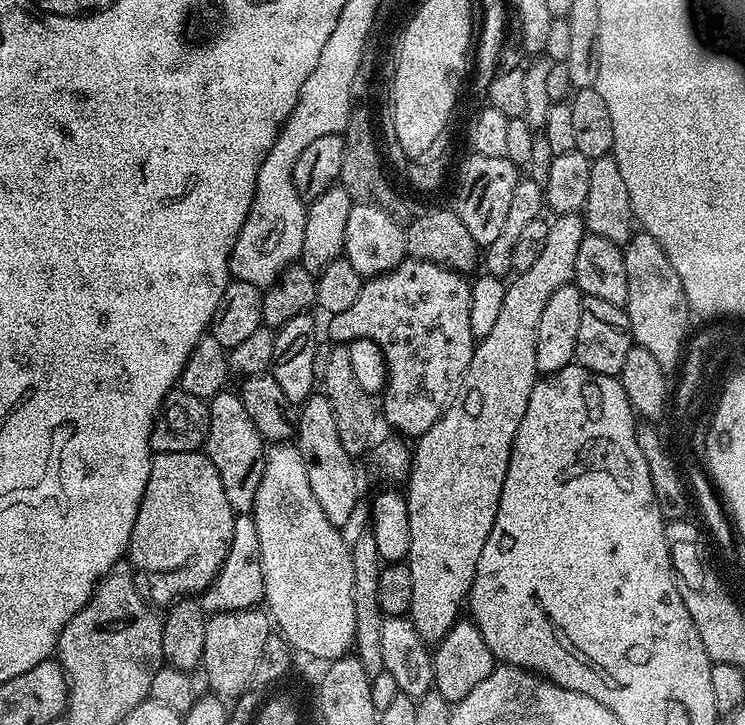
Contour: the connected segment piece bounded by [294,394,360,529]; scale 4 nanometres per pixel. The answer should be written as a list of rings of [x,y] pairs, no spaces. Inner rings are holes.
[[[313,394],[304,401],[298,412],[294,443],[306,462],[306,475],[310,477],[310,490],[322,506],[322,514],[339,529],[352,520],[356,512],[356,499],[360,496],[360,484],[356,481],[357,461],[338,442],[338,422],[334,422],[334,409],[323,394]]]

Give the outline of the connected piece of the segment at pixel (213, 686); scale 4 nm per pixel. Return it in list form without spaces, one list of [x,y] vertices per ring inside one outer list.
[[[263,607],[243,608],[237,612],[217,612],[208,616],[206,650],[203,667],[209,689],[225,702],[246,693],[252,687],[254,670],[266,647],[267,638],[273,635],[274,624]]]

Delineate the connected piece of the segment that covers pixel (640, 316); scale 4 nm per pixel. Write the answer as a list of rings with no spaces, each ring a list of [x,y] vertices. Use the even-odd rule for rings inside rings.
[[[640,231],[623,245],[626,262],[626,311],[632,327],[632,339],[650,354],[665,370],[672,370],[681,363],[686,341],[690,336],[688,312],[680,292],[676,273],[661,256],[660,249]]]

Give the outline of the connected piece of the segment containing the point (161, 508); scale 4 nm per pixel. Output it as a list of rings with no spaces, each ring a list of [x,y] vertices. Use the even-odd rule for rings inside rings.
[[[155,453],[126,553],[127,559],[132,559],[131,567],[148,579],[147,595],[157,605],[168,606],[211,586],[228,553],[236,517],[230,502],[226,502],[222,478],[218,478],[218,470],[207,454]]]

